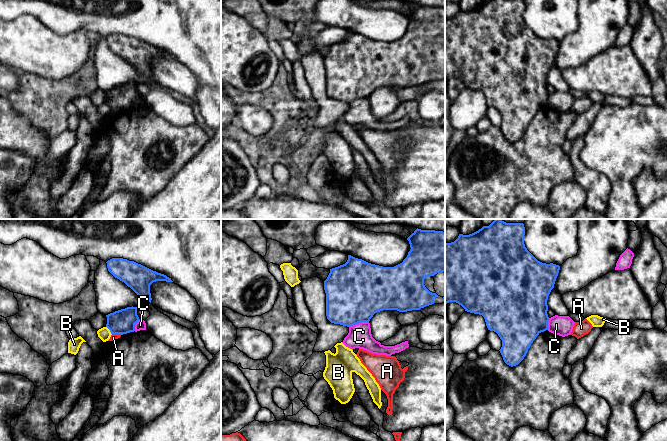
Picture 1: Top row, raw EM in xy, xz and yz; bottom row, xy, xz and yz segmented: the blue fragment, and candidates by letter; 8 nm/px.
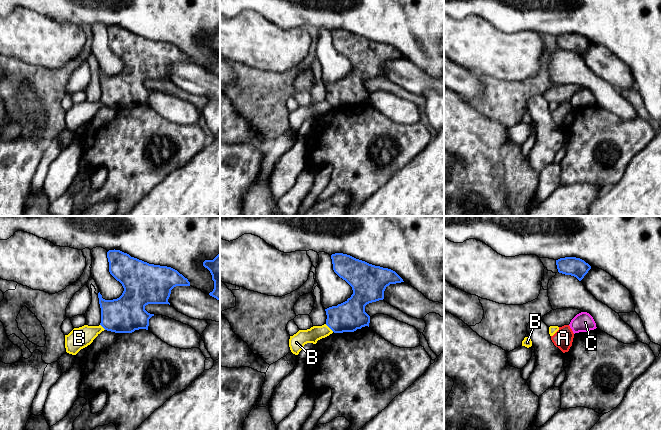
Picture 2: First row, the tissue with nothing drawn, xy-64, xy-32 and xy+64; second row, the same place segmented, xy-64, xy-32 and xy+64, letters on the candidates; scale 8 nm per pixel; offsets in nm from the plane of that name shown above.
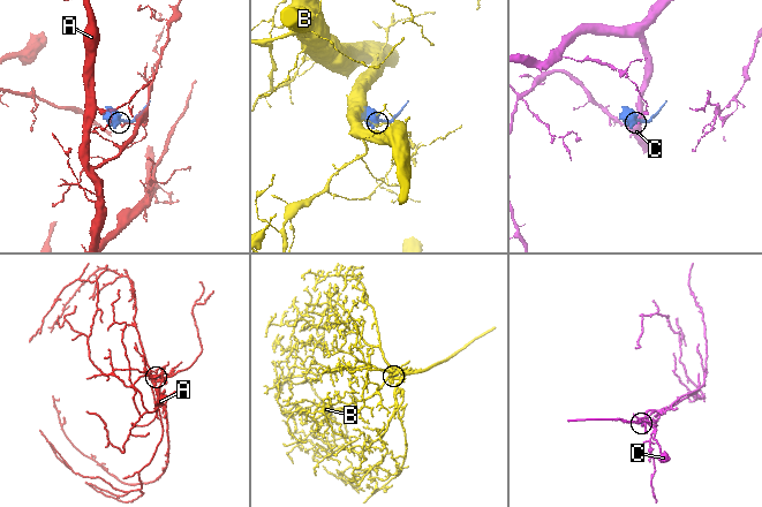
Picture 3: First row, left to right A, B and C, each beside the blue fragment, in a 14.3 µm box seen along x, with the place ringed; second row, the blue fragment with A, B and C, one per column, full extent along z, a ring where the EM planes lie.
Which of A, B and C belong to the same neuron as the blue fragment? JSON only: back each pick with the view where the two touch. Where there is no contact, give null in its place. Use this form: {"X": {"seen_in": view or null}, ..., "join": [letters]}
{"join": []}

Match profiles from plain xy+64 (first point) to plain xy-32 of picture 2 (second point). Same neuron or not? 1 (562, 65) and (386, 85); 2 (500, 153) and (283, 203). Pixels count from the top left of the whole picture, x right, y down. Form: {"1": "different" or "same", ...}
{"1": "different", "2": "different"}

